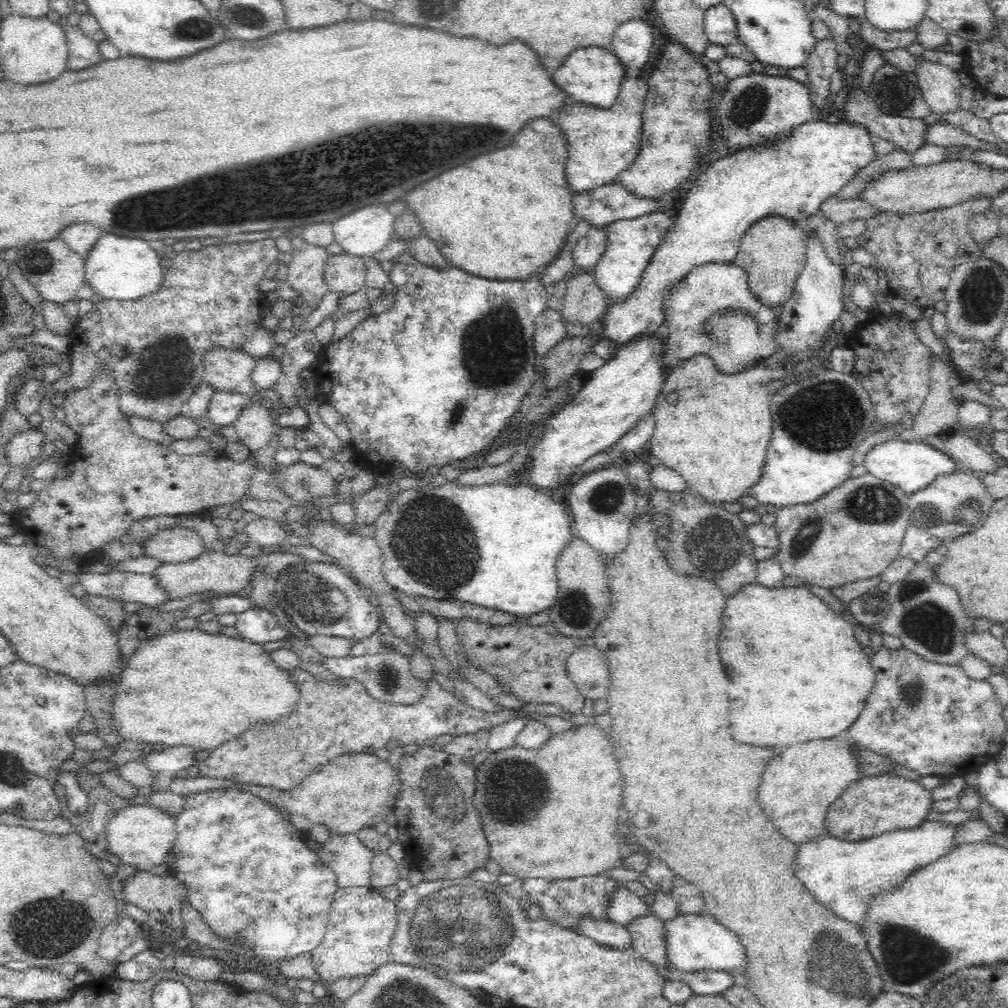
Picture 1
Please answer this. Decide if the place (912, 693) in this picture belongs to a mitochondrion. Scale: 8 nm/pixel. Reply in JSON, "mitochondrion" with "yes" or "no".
{"mitochondrion":"yes"}

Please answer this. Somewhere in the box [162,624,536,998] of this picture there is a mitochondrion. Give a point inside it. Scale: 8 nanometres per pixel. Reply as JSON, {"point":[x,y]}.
{"point":[443,927]}

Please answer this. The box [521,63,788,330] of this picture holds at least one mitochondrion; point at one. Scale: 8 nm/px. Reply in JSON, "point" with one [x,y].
{"point":[747,107]}

